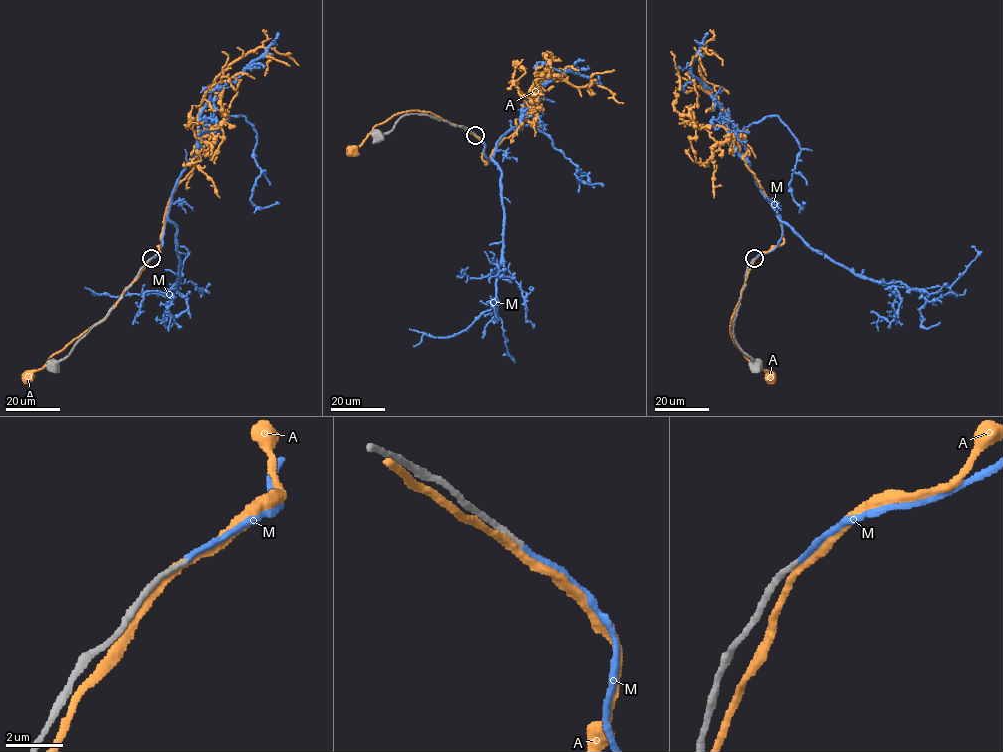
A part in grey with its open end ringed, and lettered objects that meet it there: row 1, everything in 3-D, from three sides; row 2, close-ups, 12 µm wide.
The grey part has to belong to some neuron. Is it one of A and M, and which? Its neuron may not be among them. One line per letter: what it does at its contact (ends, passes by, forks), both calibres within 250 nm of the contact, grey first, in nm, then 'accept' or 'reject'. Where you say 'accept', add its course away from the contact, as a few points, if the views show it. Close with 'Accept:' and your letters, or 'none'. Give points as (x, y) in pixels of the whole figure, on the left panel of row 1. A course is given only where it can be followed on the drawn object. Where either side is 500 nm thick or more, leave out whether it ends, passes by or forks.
A: it passes by; calibres 240 and 280 nm; reject
M: it ends; calibres 190 and 220 nm; accept; course (151, 258), (181, 171), (230, 116), (243, 115), (256, 133), (261, 173), (250, 200), (279, 202)
Accept: M

